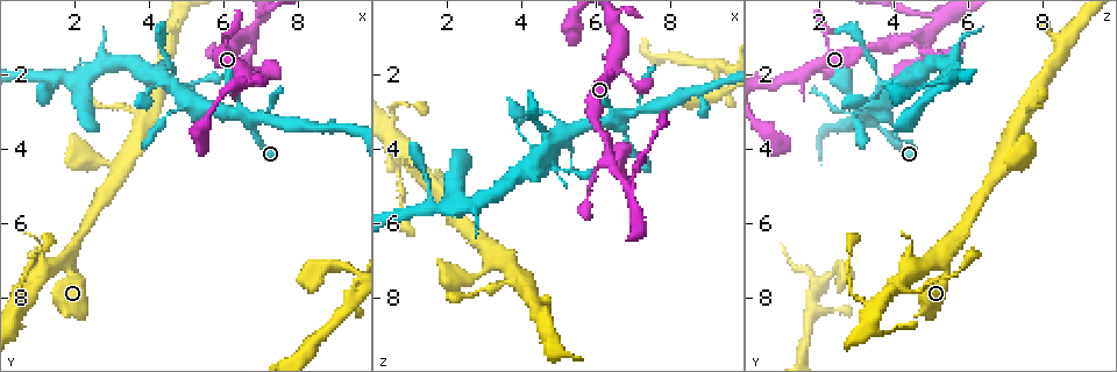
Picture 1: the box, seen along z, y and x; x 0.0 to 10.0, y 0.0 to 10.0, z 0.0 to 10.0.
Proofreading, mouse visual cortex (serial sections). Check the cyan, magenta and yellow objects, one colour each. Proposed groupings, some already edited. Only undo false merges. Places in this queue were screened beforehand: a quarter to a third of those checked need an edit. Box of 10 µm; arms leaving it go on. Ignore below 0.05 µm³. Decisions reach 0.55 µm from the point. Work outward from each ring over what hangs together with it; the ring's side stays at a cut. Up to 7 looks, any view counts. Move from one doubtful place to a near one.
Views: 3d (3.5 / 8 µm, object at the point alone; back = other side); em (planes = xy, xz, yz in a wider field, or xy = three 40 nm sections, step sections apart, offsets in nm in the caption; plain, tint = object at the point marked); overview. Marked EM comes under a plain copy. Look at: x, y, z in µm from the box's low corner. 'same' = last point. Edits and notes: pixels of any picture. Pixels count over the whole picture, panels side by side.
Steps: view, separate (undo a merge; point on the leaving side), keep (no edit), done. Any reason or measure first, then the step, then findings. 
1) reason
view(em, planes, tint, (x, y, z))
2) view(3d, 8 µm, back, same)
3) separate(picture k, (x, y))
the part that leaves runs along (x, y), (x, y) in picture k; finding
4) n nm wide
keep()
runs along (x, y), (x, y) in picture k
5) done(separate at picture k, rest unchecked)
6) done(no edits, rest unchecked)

side arm on a straight run
view(3d, 3.5 µm, (1.05, 7.65, 4.15))

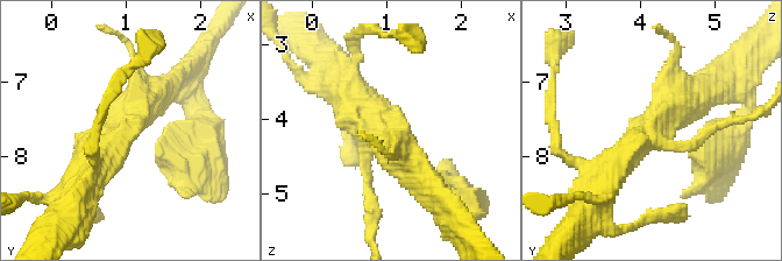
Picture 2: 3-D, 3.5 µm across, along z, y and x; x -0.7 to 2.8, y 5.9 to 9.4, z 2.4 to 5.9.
3 arms; arms of 150, 400, 450 nm; shape alone is not enough
view(em, xy, step 3, tint, (1.00, 7.65, 4.10))

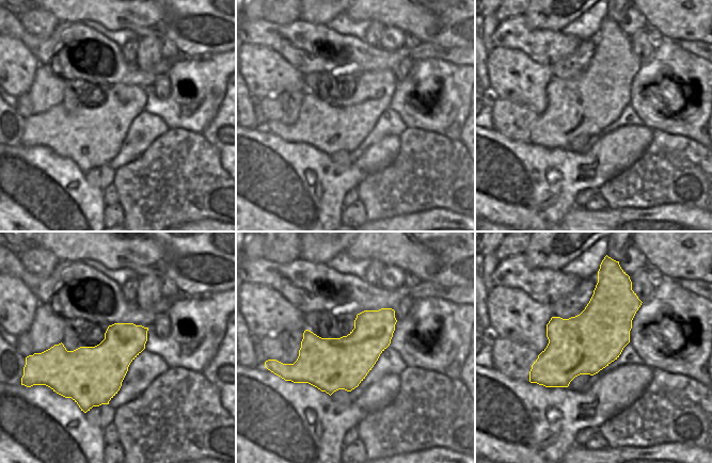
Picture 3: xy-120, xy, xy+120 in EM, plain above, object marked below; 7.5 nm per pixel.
keep()
runs along (701, 87), (630, 148), (605, 181) in picture 2; one cell here

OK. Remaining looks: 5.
calibre changes
view(3d, 8 µm, (6.80, 3.25, 3.40))

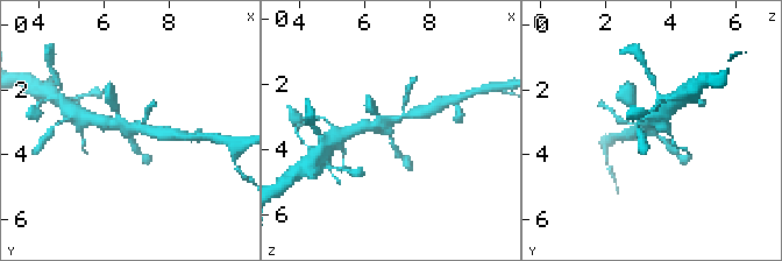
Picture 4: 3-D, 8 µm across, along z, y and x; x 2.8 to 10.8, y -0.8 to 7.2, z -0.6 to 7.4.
need the tissue
view(em, xy, step 5, tint, same)

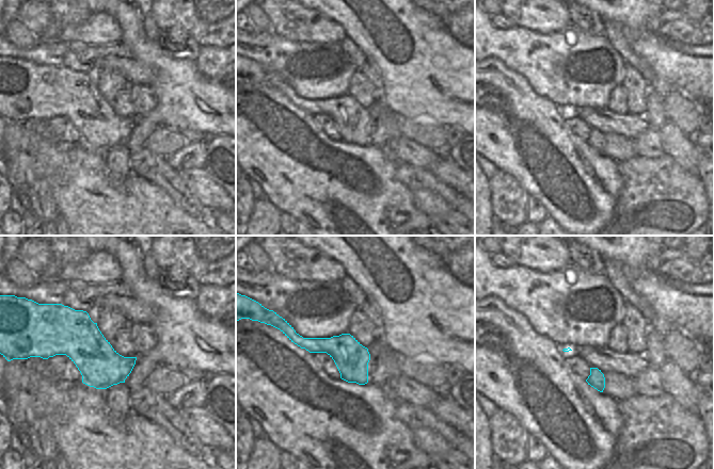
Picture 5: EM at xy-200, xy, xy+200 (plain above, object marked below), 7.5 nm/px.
keep()
runs along (137, 152), (127, 128), (98, 120) in picture 4; continuous, no second cell

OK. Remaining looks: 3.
view(3d, 3.5 µm, (6.65, 0.95, 4.85))

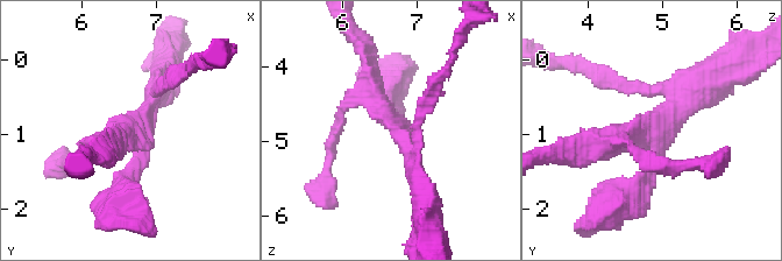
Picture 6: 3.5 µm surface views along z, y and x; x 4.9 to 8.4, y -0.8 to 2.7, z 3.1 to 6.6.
keep()
continuous, no second cell

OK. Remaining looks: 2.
done(no edits, rest unchecked)

